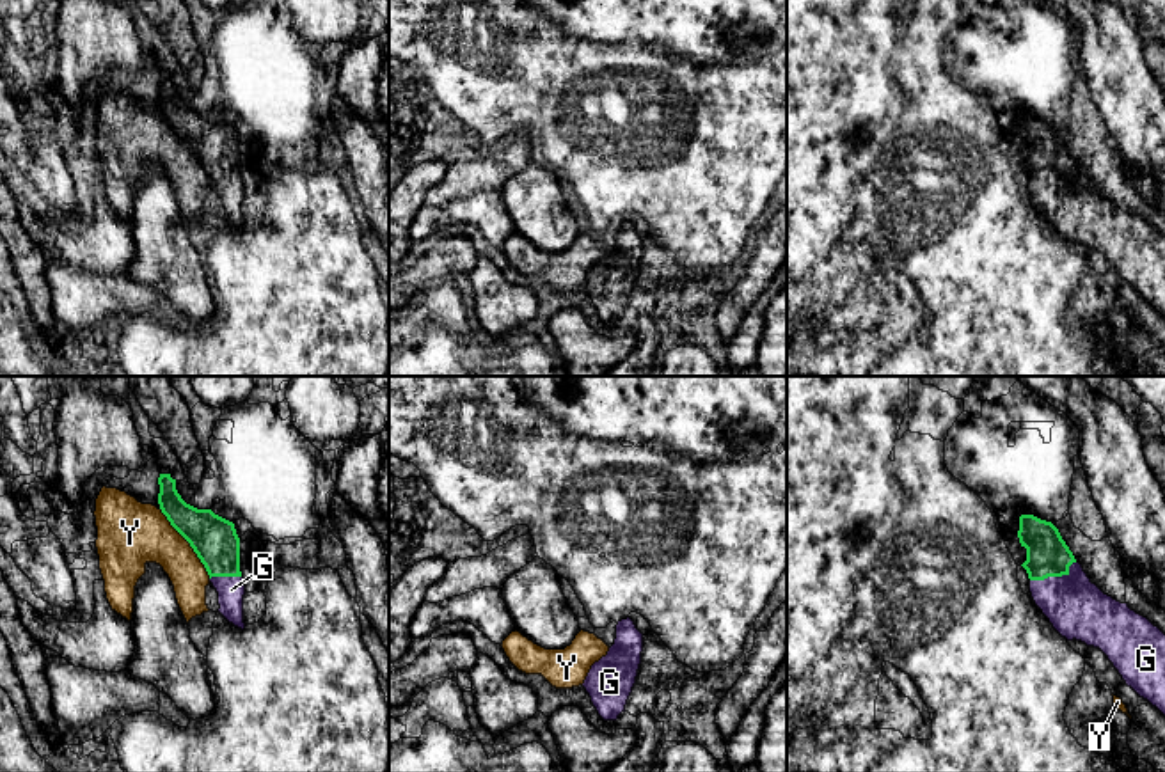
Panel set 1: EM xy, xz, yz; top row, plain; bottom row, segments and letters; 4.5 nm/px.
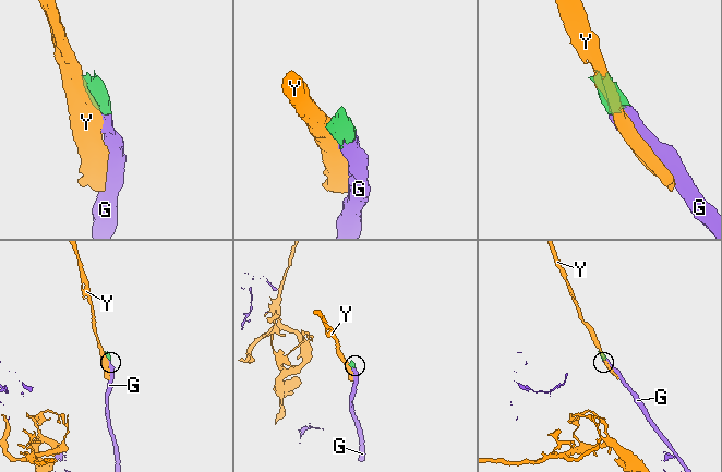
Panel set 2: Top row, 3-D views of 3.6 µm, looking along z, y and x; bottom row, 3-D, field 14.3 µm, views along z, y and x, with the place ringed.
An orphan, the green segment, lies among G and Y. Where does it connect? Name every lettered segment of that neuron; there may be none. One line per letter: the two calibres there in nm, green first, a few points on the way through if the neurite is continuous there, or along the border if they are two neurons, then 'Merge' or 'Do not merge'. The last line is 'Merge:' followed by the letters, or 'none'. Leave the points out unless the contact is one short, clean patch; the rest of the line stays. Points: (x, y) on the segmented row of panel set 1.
G: Thickness 190 nm (green) against 280 nm. Path across: yz (1046, 552), (1054, 575), (1061, 590), (1078, 609). Merge
Y: Thickness 200 nm (green) against 280 nm. Do not merge
Merge: G

